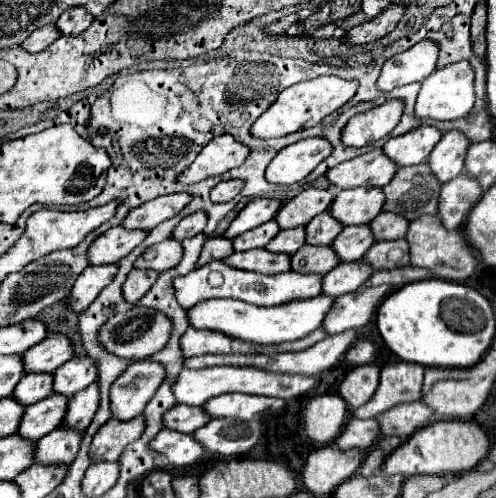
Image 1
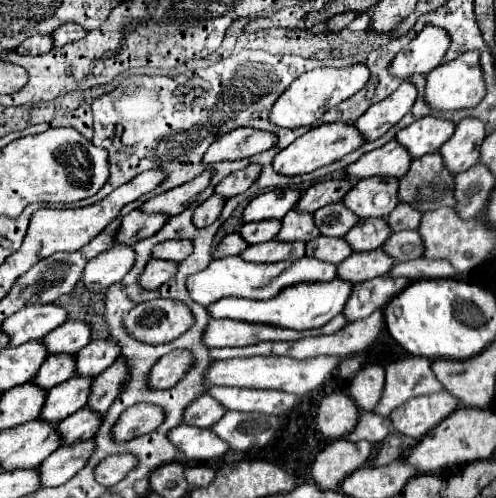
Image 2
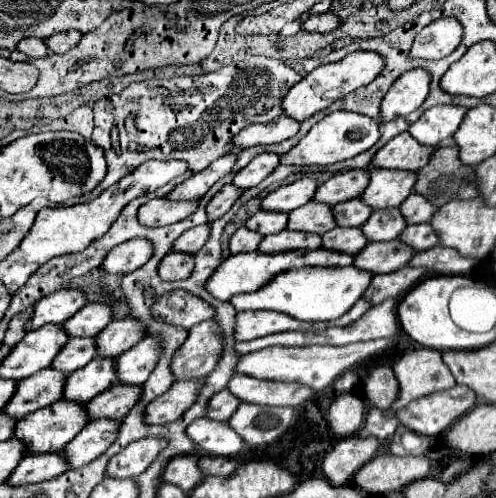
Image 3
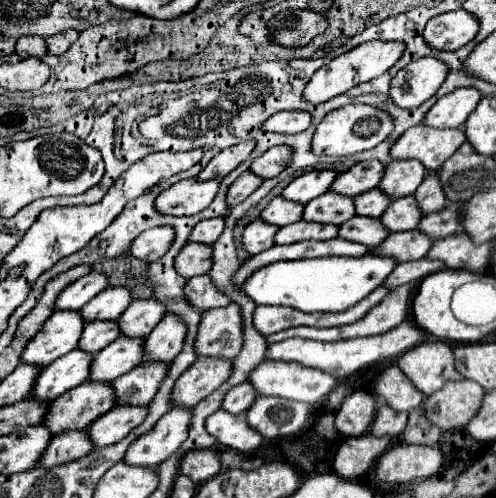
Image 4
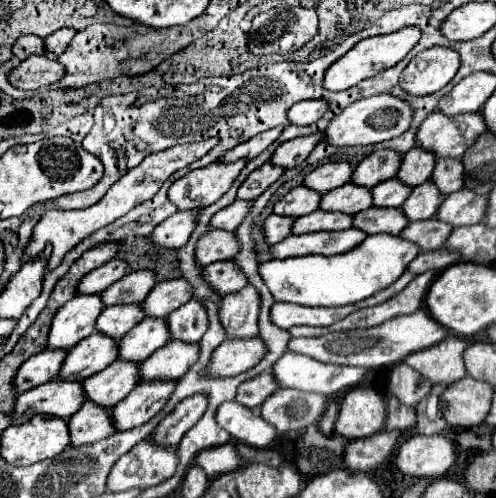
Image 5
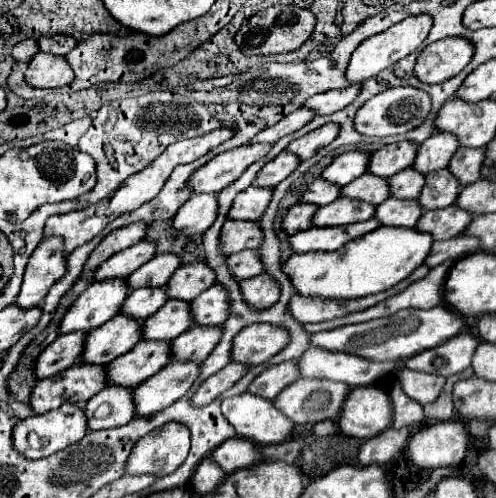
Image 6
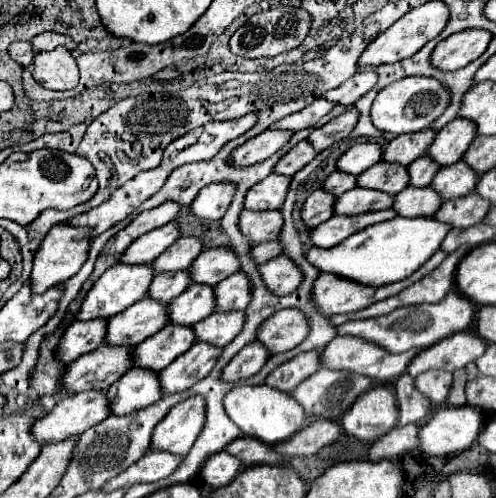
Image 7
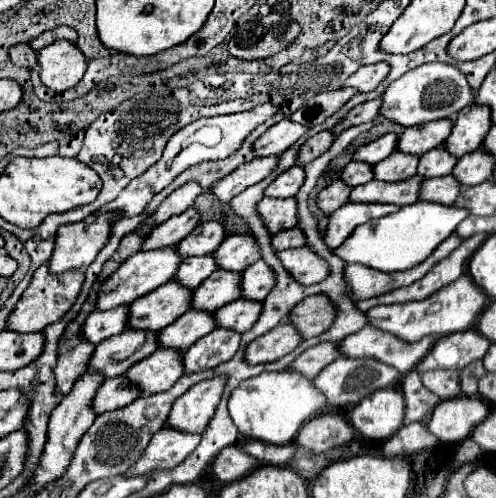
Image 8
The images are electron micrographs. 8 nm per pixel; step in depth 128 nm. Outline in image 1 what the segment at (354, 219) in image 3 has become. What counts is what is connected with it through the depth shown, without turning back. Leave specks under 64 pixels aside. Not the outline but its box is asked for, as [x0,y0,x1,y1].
[306,212,342,246]

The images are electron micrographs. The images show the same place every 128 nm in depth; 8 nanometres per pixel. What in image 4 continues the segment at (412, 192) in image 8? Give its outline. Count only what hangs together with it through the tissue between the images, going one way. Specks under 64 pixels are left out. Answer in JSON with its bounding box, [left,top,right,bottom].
[274,222,338,244]

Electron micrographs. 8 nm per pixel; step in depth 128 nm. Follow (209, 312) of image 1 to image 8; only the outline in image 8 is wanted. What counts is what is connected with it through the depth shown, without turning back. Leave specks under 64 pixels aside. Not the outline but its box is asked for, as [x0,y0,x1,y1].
[334,202,468,274]

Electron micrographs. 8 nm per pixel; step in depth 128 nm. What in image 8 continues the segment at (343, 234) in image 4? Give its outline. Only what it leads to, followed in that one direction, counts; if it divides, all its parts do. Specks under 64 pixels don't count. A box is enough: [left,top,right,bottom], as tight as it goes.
[418,176,460,204]

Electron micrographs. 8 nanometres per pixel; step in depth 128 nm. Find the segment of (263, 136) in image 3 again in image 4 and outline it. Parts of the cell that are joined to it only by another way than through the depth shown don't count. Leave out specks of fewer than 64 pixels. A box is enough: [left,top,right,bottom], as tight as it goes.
[260,110,310,134]

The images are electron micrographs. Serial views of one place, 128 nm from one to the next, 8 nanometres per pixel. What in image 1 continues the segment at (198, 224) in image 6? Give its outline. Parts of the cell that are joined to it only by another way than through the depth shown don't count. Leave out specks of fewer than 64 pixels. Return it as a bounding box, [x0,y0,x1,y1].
[66,264,116,314]

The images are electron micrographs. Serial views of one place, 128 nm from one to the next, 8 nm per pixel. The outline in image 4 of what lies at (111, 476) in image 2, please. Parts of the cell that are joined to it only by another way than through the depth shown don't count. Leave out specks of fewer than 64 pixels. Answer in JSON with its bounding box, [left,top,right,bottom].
[124,408,192,468]

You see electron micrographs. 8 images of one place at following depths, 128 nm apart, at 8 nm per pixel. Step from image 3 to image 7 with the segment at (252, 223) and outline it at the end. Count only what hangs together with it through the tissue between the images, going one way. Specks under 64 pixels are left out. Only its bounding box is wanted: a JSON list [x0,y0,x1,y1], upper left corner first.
[322,172,356,196]

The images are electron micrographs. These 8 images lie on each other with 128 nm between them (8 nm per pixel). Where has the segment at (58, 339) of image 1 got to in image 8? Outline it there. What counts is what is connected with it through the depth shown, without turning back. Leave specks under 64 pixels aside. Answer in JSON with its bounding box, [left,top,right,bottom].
[176,222,226,258]

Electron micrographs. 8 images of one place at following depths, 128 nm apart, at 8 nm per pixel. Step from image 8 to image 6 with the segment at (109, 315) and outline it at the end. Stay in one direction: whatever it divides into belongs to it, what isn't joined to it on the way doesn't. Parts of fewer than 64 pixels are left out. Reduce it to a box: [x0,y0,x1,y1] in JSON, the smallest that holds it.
[34,332,84,378]

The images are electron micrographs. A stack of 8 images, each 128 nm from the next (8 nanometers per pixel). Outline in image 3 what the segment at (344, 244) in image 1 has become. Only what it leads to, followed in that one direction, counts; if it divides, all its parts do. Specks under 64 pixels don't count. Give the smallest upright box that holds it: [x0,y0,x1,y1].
[362,208,406,242]

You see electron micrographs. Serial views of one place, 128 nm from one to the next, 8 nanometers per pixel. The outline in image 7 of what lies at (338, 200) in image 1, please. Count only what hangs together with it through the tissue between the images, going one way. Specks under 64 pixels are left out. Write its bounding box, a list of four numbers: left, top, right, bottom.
[428,118,476,166]

